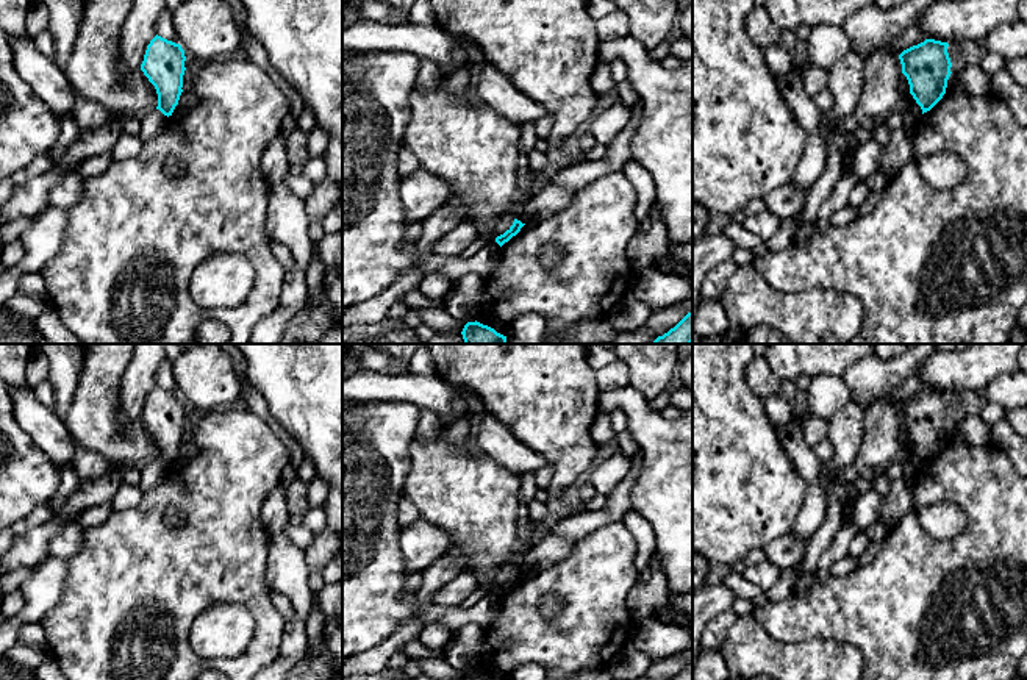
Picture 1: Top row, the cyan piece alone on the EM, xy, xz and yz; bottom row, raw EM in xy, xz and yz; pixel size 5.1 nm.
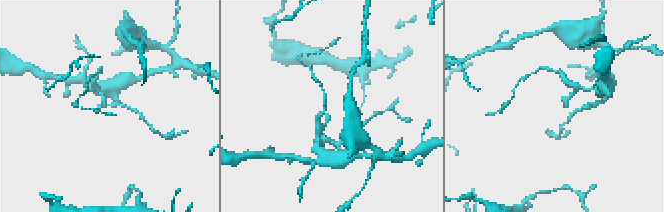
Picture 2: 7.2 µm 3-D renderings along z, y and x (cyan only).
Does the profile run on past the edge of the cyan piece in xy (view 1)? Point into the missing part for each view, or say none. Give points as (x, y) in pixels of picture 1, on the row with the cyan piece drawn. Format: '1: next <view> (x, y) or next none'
1: next none

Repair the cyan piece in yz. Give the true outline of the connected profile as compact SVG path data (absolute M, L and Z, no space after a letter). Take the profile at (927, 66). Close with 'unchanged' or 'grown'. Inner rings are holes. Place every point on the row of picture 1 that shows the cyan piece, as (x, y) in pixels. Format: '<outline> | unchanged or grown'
M925 39L899 55L910 94L921 106L922 114L930 111L946 94L947 80L952 73L947 47L947 42Z | unchanged

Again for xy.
M155 36L147 45L141 70L155 86L158 106L164 116L172 116L183 92L184 50L180 44Z | unchanged

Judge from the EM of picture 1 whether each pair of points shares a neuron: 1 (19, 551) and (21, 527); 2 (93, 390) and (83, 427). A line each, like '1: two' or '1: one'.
1: two
2: one

